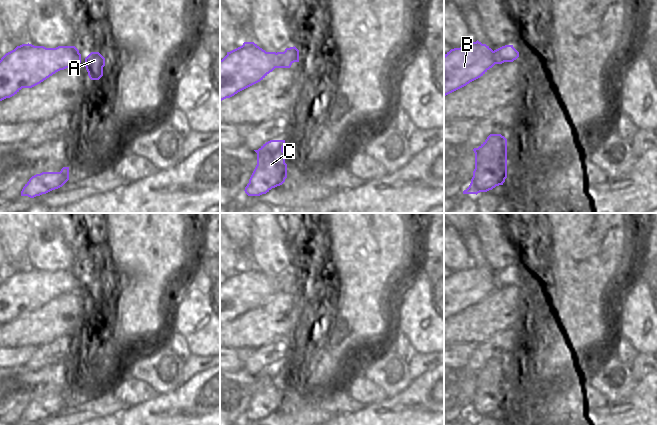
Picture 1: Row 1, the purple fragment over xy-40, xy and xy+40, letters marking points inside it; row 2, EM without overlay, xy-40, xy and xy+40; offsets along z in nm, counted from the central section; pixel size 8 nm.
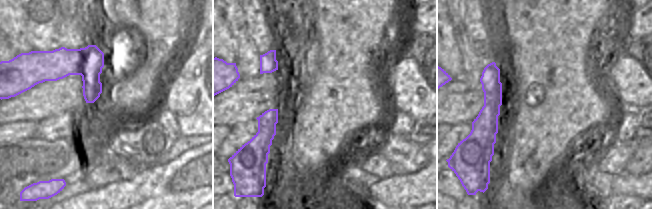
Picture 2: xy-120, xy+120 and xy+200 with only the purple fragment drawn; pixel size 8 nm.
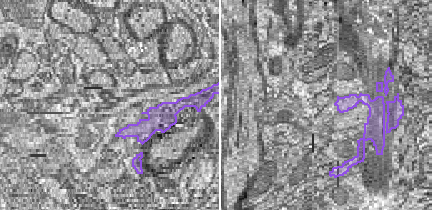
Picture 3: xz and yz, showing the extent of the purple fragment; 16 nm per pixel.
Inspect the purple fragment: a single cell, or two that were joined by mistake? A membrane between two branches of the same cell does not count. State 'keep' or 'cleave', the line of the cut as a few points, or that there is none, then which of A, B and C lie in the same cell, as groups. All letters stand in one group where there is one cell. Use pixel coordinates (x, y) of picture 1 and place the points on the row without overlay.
cleave; cut in xy along (276, 277), (274, 291); A B / C

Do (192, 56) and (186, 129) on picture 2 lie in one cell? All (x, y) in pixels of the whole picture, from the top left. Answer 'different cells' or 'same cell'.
same cell

